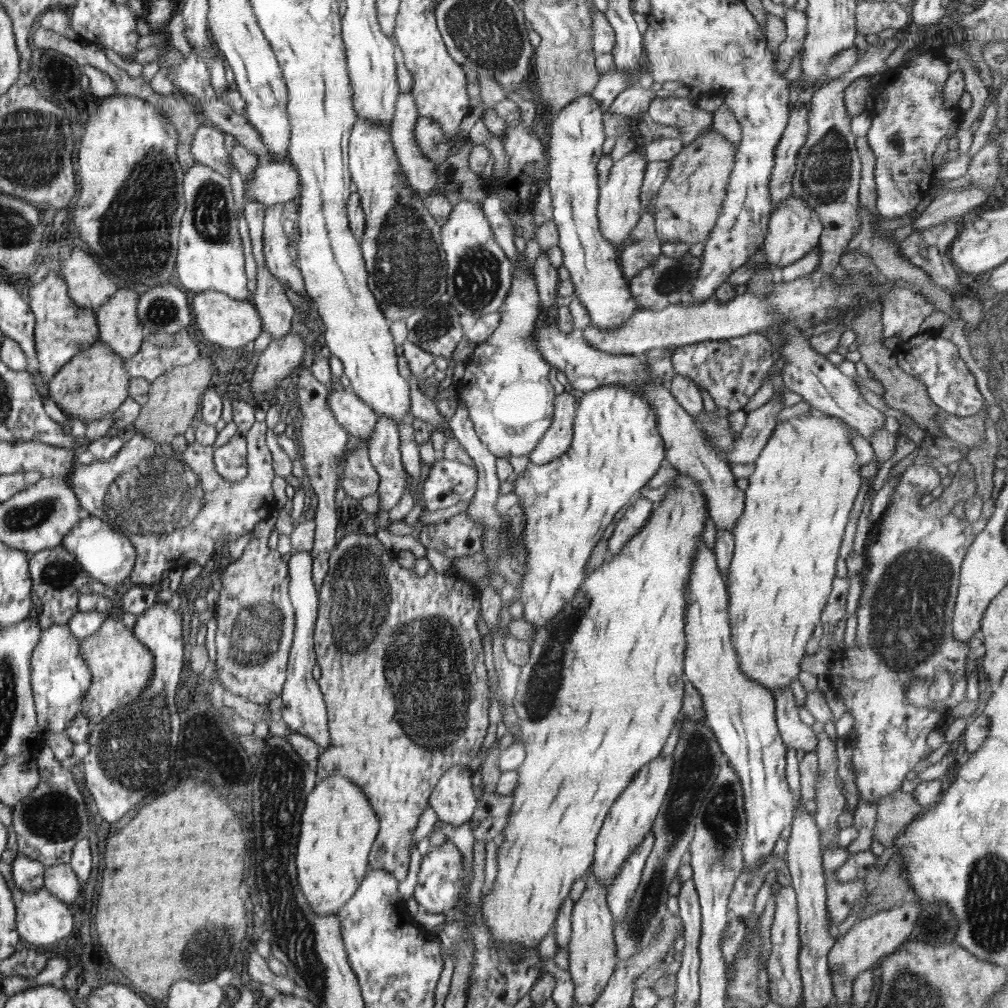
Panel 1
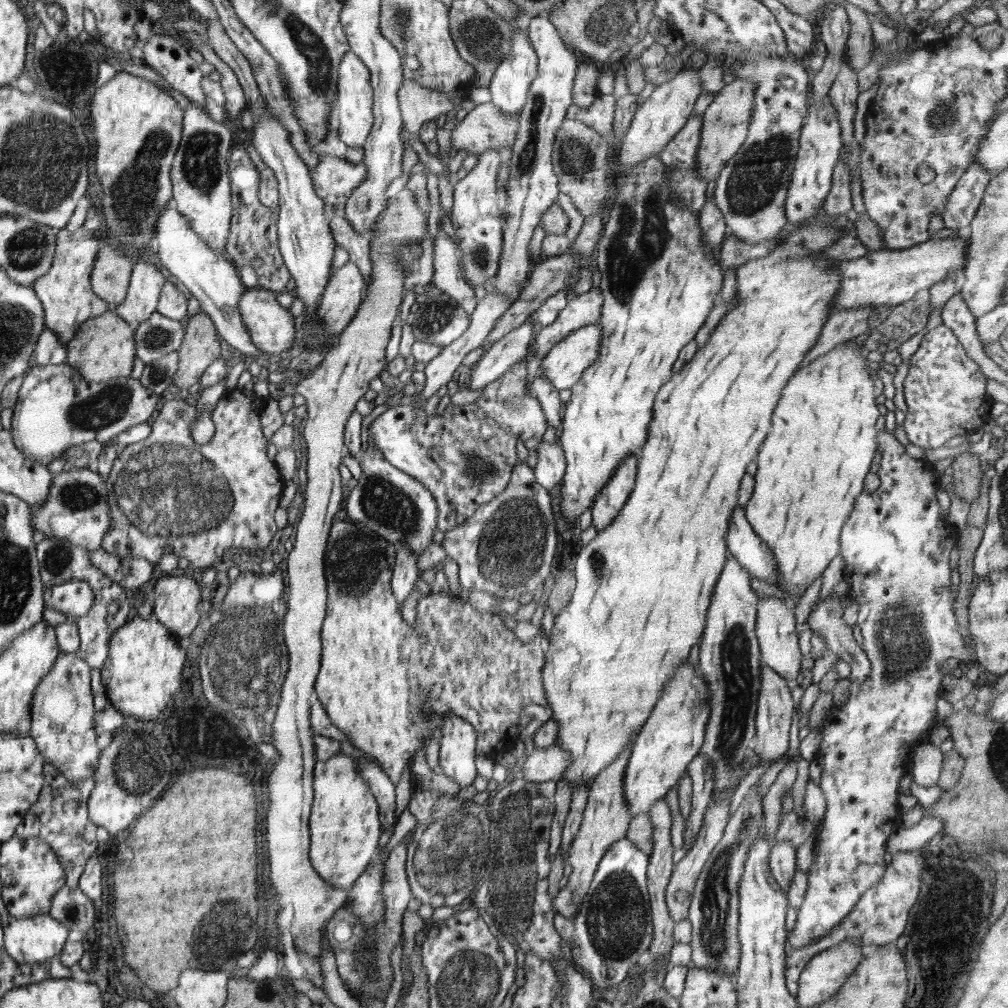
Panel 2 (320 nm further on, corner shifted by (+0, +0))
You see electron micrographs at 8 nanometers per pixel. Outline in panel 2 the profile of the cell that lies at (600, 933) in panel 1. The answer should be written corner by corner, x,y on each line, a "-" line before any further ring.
628,743
623,751
591,782
580,828
568,850
568,863
574,870
568,883
558,892
553,903
553,911
569,920
572,920
580,912
584,902
583,898
590,890
590,884
594,880
594,874
596,874
596,868
602,856
608,852
608,848
612,844
626,836
632,816
629,813
629,804
625,799
624,775
632,749
633,745

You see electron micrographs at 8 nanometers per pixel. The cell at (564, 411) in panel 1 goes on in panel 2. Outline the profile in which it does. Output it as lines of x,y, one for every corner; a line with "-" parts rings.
541,440
537,449
538,462
533,468
536,482
541,484
550,494
556,493
565,473
565,452
562,447
558,446
556,440
553,444

